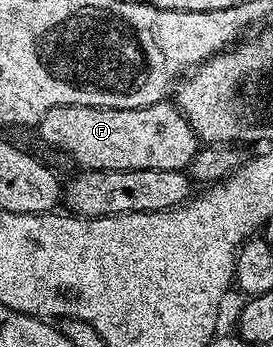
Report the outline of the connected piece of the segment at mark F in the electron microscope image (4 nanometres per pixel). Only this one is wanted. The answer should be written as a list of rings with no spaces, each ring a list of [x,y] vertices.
[[[164,101],[137,109],[61,105],[49,109],[37,124],[49,143],[68,151],[81,168],[94,171],[183,171],[190,168],[201,140],[174,102]]]

